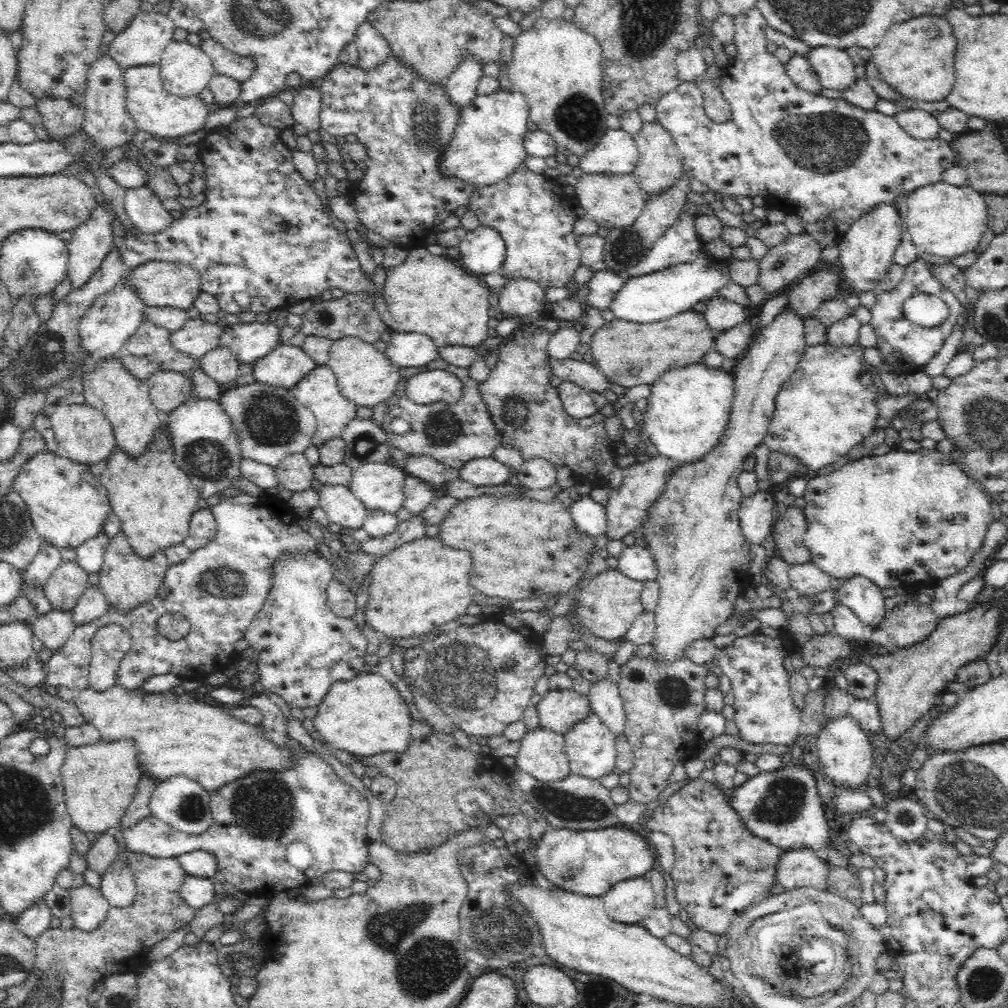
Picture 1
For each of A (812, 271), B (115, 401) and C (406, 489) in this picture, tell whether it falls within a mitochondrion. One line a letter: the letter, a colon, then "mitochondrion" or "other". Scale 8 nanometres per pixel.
A: other
B: other
C: other

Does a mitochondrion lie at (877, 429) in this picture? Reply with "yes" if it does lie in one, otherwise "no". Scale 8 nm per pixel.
no

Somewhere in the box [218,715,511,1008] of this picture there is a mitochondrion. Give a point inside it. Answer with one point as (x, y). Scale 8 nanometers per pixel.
(426, 964)

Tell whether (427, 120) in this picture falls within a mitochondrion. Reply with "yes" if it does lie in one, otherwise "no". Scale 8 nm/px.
yes

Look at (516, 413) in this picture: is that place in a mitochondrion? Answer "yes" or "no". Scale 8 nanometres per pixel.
yes

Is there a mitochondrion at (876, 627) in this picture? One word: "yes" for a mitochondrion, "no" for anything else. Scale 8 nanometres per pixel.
no

